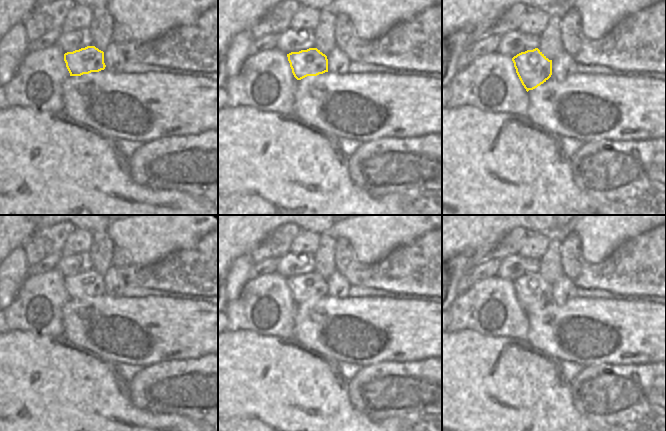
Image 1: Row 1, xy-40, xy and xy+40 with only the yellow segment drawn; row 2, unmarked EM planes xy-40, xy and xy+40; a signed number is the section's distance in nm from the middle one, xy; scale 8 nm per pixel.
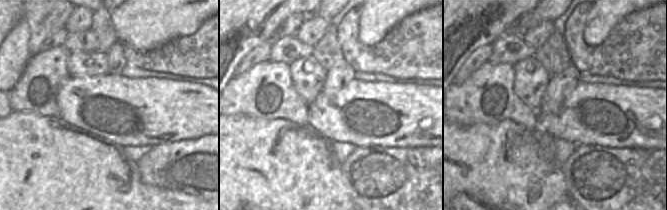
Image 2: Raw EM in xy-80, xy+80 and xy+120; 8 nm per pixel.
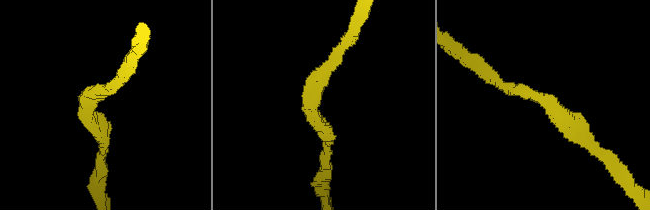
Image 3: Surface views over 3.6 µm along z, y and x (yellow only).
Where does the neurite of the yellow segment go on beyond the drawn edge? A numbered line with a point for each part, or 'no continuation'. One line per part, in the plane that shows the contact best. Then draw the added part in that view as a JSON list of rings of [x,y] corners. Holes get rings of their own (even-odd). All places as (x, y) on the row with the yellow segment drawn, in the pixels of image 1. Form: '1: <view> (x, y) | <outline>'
no continuation

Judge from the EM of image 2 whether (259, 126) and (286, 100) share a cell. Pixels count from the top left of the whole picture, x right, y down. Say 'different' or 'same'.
different

